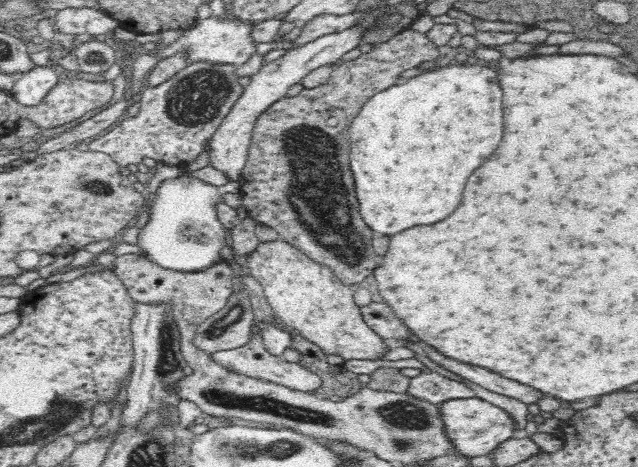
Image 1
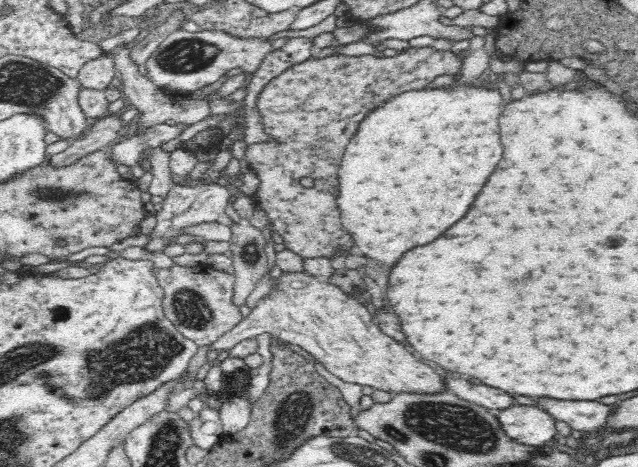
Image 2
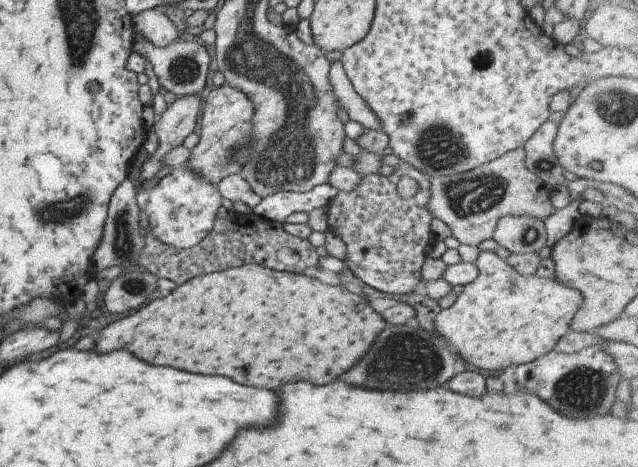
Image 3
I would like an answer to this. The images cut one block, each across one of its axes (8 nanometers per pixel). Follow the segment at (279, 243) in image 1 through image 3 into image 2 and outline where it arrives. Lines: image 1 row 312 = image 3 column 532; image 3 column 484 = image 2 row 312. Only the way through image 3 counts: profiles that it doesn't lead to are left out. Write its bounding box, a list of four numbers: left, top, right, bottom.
[208,270,445,394]

